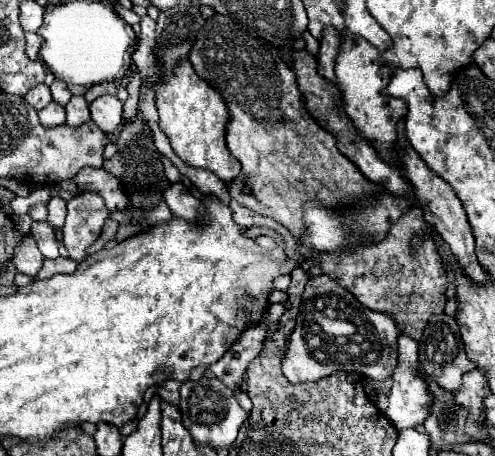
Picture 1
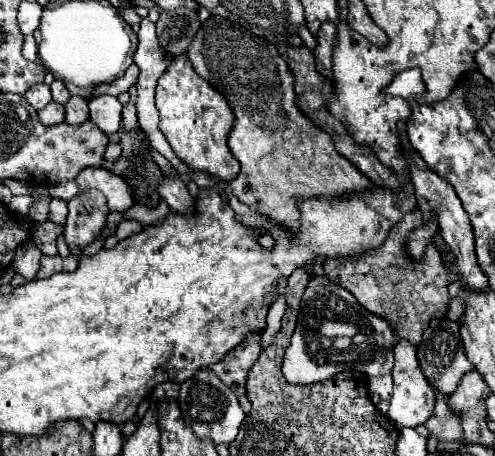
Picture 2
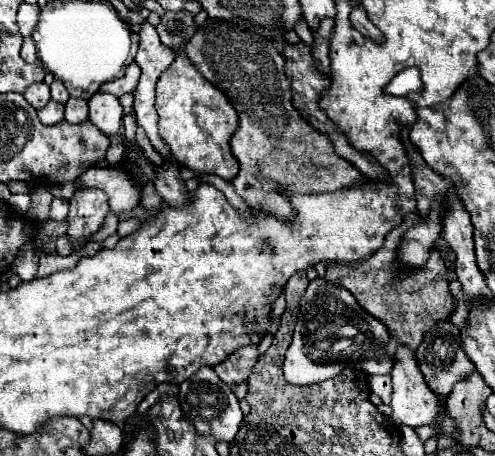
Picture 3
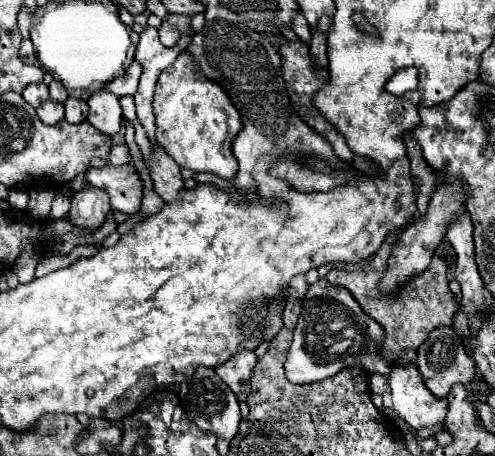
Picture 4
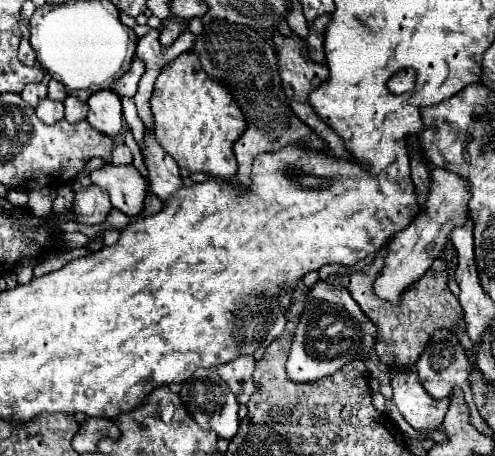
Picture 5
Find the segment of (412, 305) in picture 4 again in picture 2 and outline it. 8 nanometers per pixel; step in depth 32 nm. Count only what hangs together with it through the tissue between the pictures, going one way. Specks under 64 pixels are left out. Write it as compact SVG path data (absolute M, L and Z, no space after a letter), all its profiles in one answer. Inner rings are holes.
M412 210L390 230L390 236L380 248L352 260L328 258L324 262L324 274L328 276L328 280L350 290L368 312L384 318L394 328L396 340L408 340L414 346L420 344L422 332L428 328L428 322L432 318L446 316L450 304L448 276L438 250L430 244L422 262L412 262L404 254L408 232L418 226L422 226L422 214L420 210Z

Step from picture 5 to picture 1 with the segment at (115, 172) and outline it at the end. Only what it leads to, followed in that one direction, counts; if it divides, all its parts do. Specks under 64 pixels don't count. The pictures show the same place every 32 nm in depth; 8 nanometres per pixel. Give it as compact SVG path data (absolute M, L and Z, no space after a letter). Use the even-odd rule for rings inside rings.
M84 168L76 178L72 178L76 184L76 194L80 192L100 192L100 196L106 202L106 208L110 212L124 210L130 206L130 200L124 192L124 186L116 176L106 172L104 168Z

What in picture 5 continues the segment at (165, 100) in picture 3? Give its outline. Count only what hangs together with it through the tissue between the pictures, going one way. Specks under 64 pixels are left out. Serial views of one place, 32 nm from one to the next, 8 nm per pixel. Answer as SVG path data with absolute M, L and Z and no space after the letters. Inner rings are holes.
M196 52L180 54L160 72L150 98L150 108L158 142L180 168L226 180L236 176L238 162L232 148L244 134L246 120L228 88L202 70Z

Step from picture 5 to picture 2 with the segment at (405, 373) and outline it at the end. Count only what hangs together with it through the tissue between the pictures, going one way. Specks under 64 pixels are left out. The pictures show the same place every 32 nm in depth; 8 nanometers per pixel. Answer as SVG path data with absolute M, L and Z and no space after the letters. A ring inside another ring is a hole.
M400 340L394 348L394 358L396 364L392 368L392 378L394 378L394 392L392 392L392 400L390 400L390 410L388 416L390 420L394 420L396 426L420 426L426 424L426 420L434 414L434 404L436 404L436 394L430 388L428 380L424 378L424 374L420 372L418 360L416 360L416 348L412 344L408 344L406 340Z

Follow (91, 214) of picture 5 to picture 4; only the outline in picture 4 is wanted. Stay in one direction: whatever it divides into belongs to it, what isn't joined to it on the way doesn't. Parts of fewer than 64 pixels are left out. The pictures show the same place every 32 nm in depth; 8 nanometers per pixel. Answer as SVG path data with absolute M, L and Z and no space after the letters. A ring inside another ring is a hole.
M86 186L86 188L78 190L72 196L72 208L70 208L68 220L78 226L74 232L80 234L82 226L86 226L86 228L100 228L104 224L106 214L110 210L112 208L110 208L108 194L104 190L100 190L100 188Z

